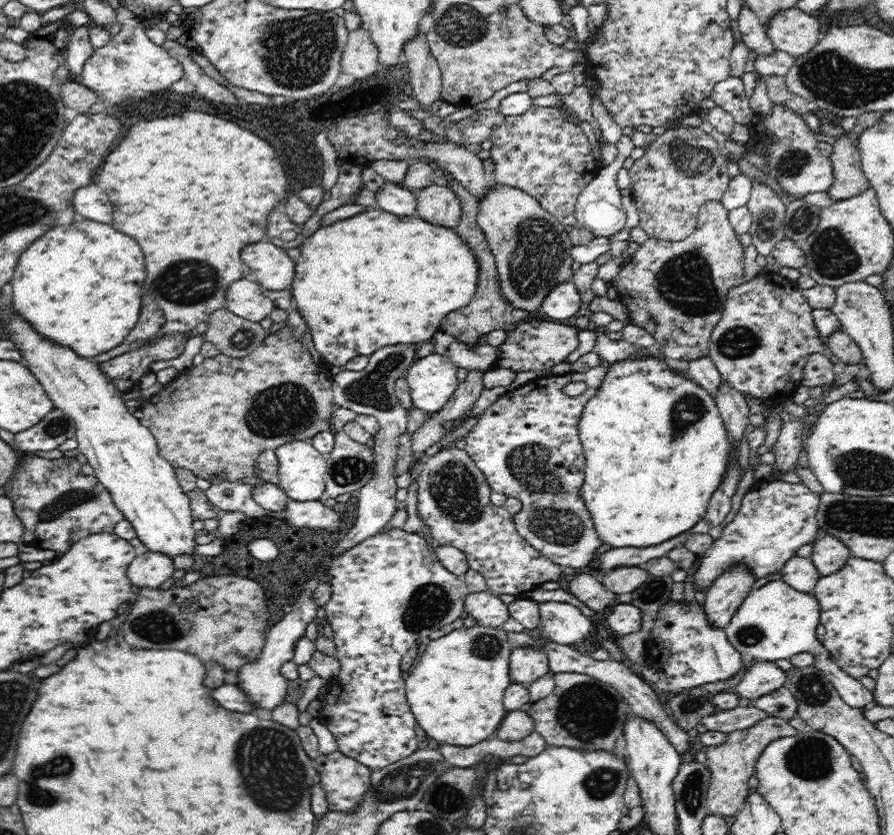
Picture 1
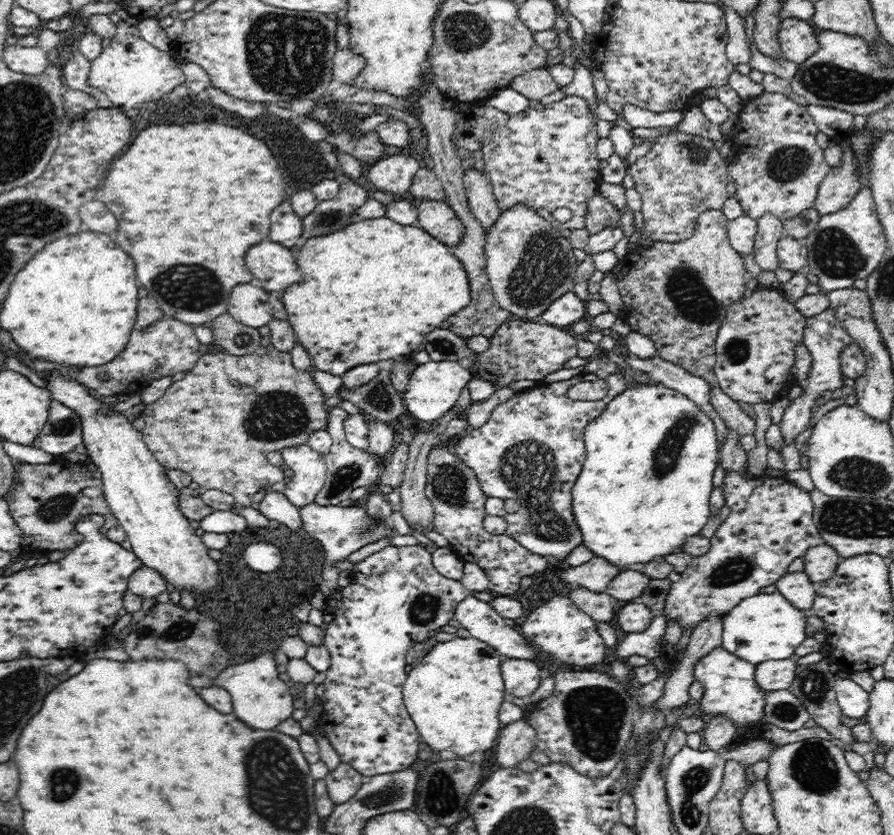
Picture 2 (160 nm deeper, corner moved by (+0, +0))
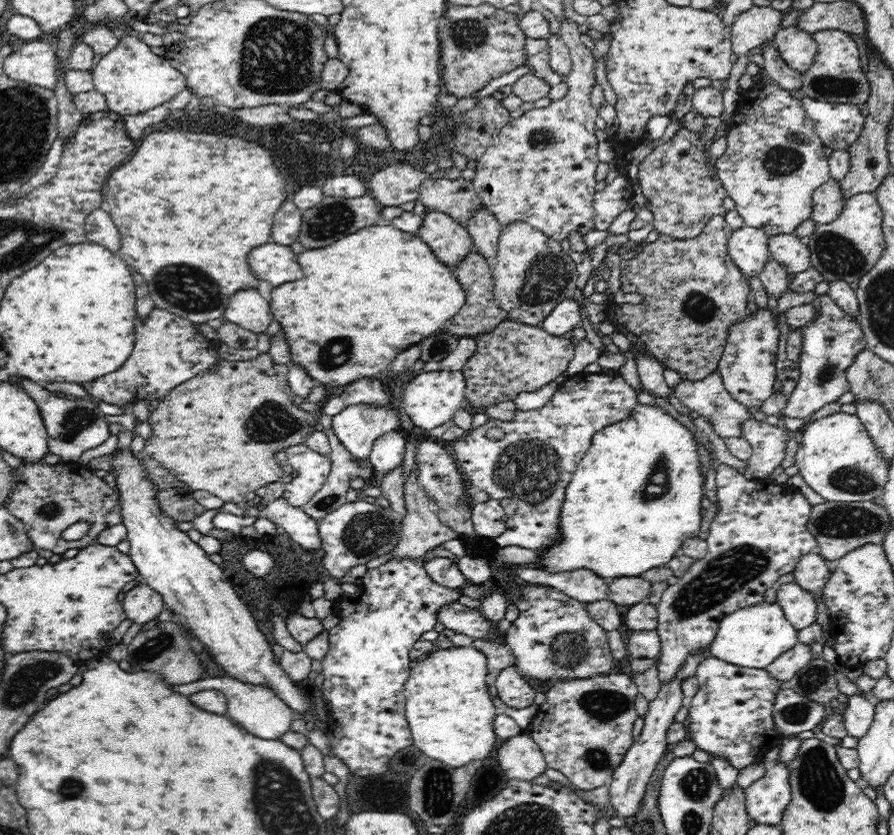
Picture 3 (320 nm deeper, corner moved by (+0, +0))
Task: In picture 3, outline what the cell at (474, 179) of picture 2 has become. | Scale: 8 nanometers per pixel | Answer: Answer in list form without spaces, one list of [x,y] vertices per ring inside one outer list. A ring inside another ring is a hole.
[[[482,206],[482,211],[478,211],[464,226],[472,239],[473,250],[480,253],[492,266],[497,257],[501,233],[500,223],[494,214],[486,206]]]

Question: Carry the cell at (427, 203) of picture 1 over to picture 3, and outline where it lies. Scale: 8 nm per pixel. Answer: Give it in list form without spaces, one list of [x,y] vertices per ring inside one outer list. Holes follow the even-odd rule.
[[[427,211],[418,235],[436,259],[448,267],[460,264],[473,249],[467,228],[446,213]]]

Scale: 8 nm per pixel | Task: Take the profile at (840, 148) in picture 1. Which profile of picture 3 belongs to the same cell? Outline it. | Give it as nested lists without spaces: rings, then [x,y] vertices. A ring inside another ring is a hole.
[[[834,179],[828,180],[813,194],[812,221],[816,226],[830,224],[842,212],[845,201],[840,183]]]

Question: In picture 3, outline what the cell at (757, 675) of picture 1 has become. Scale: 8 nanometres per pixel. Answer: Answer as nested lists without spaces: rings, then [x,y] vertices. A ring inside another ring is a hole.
[[[799,642],[786,653],[783,653],[776,661],[772,661],[765,669],[776,680],[787,682],[800,670],[804,668],[810,660],[814,658],[810,645]]]

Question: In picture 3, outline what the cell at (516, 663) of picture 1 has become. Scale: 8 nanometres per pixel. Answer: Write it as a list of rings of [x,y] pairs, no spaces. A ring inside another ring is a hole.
[[[516,667],[501,670],[495,681],[498,698],[510,708],[528,708],[534,704],[537,688],[516,673]]]

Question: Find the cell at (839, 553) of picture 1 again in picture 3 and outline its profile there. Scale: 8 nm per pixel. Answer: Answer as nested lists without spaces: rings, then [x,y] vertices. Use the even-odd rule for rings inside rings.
[[[814,552],[800,558],[792,574],[795,584],[800,586],[801,590],[814,594],[822,591],[828,583],[832,569],[831,563]]]

